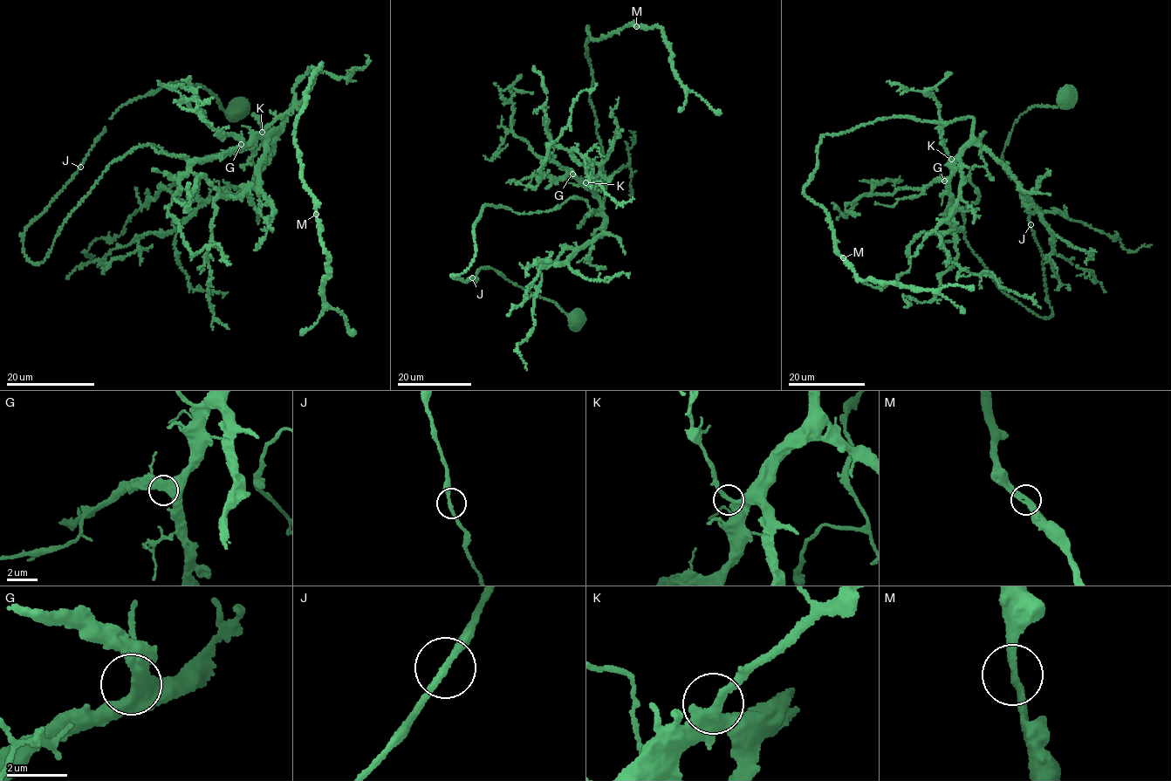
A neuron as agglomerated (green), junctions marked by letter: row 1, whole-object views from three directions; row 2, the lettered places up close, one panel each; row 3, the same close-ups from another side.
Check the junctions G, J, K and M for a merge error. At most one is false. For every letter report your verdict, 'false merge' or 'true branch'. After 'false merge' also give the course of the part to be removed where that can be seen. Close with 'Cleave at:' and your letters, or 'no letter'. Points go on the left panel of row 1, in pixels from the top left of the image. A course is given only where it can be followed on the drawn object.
G: true branch
J: true branch
K: true branch
M: true branch
Cleave at: no letter

